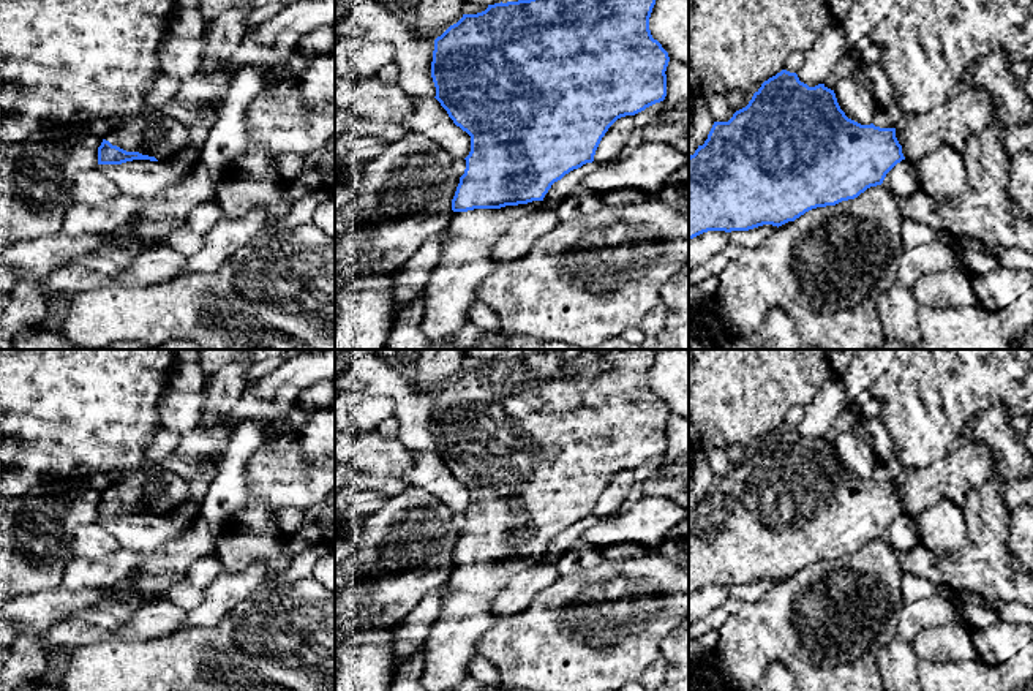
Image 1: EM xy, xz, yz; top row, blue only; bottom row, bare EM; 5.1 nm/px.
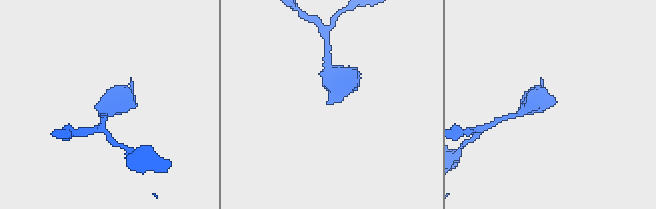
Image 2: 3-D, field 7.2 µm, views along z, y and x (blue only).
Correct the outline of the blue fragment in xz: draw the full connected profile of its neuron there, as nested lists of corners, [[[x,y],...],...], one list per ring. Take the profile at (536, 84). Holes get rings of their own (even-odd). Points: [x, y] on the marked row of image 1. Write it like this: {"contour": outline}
{"contour": [[[518,0],[488,5],[477,14],[463,14],[441,36],[434,40],[431,77],[436,87],[436,100],[447,111],[456,126],[471,136],[471,152],[464,158],[466,169],[460,177],[452,210],[455,212],[447,229],[449,239],[444,244],[439,264],[430,270],[430,280],[423,289],[425,315],[422,330],[428,337],[428,349],[450,349],[453,337],[469,323],[469,310],[477,302],[477,289],[485,277],[494,272],[501,262],[491,256],[494,242],[509,229],[509,226],[524,213],[543,206],[543,198],[551,185],[565,174],[594,161],[595,150],[608,128],[621,117],[635,115],[646,108],[660,103],[667,96],[667,66],[668,52],[652,38],[649,17],[655,0]]]}

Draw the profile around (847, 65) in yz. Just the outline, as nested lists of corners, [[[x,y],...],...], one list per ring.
[[[861,47],[850,49],[832,68],[831,74],[825,79],[825,87],[834,90],[837,82],[851,77],[859,66]]]

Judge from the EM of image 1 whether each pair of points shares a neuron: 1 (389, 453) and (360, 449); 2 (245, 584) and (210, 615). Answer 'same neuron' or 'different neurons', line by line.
1: same neuron
2: same neuron

